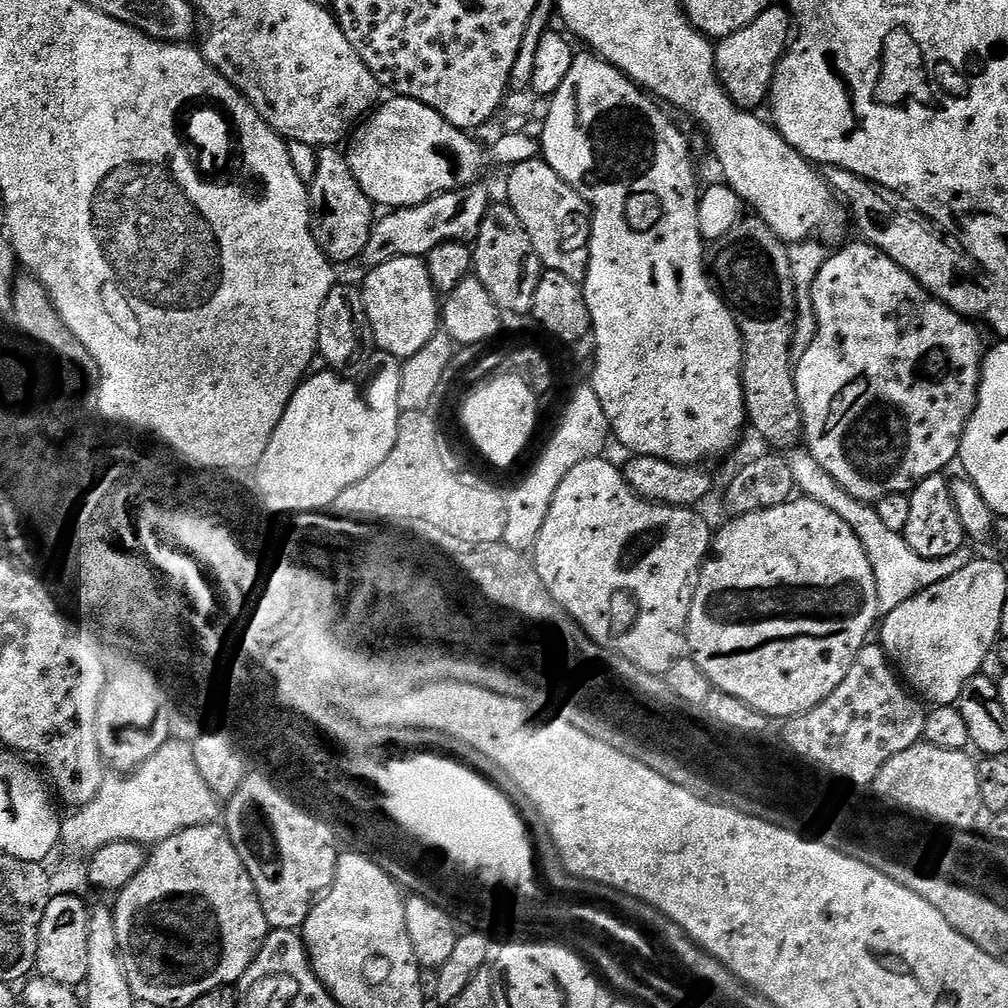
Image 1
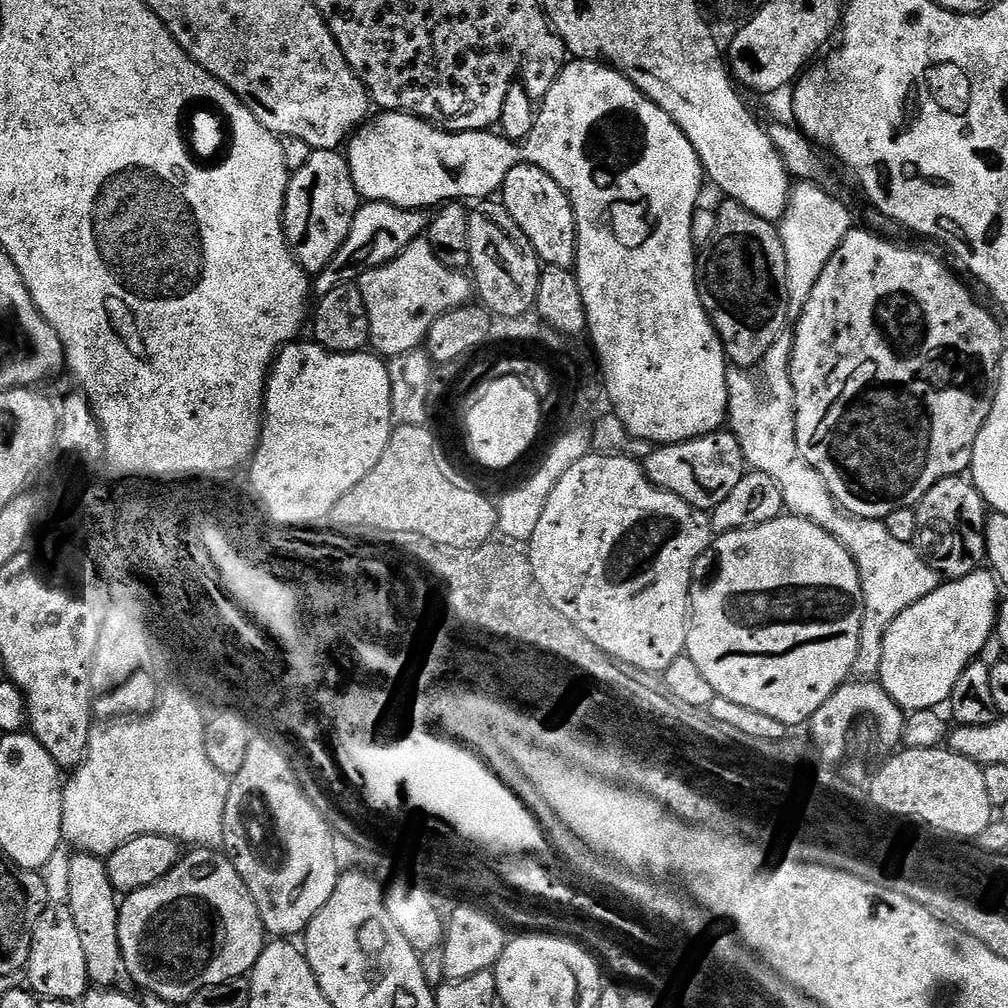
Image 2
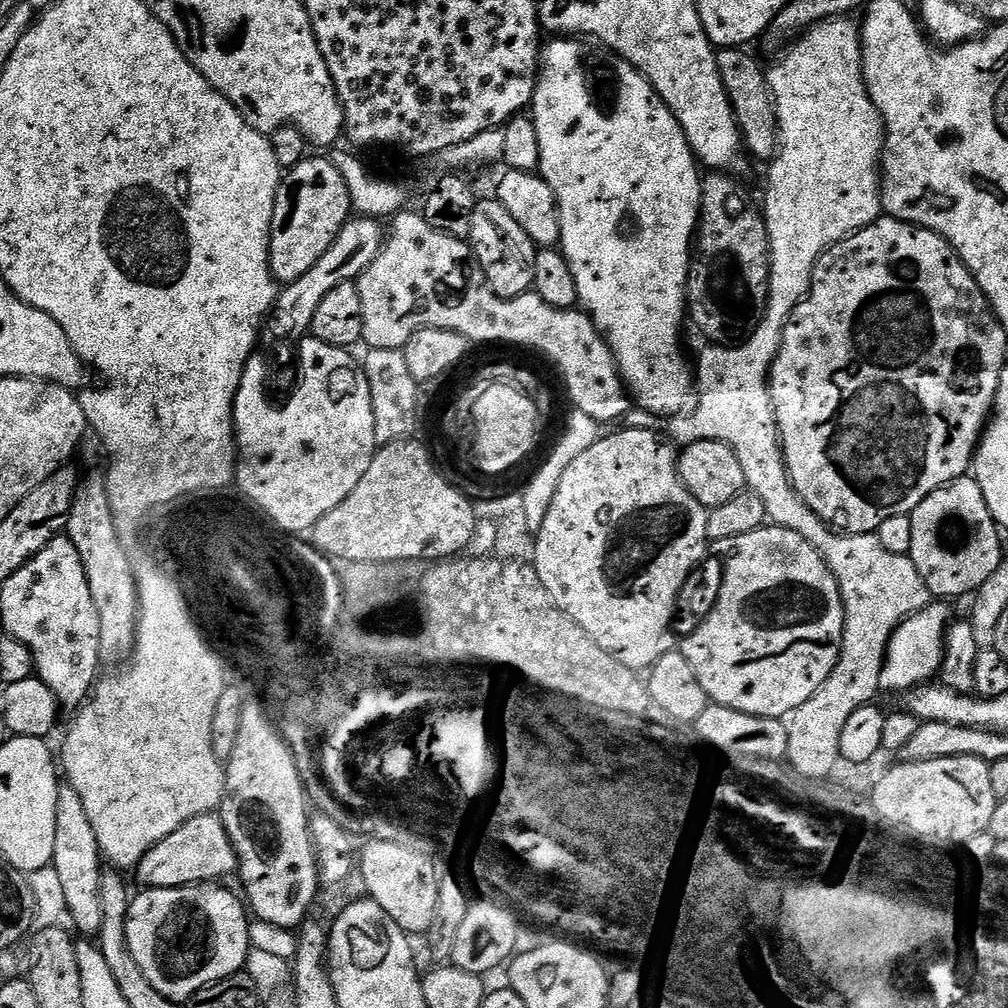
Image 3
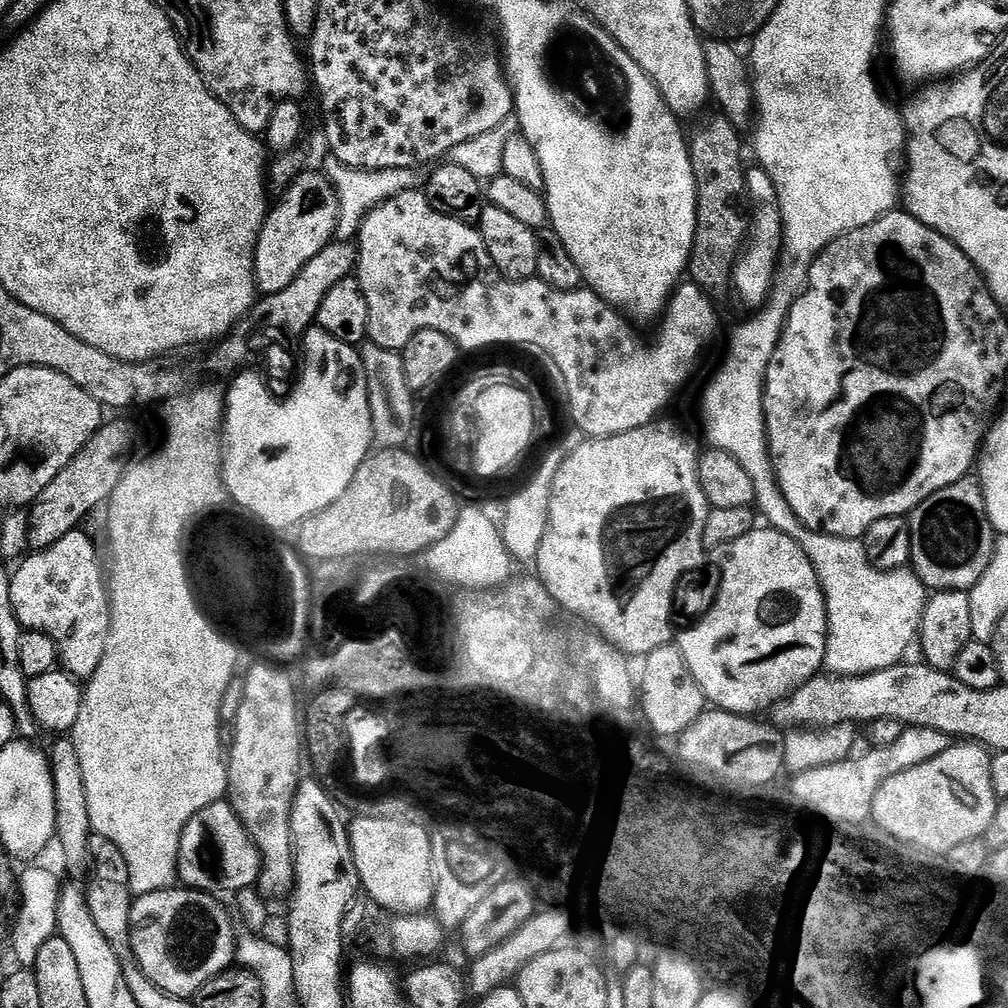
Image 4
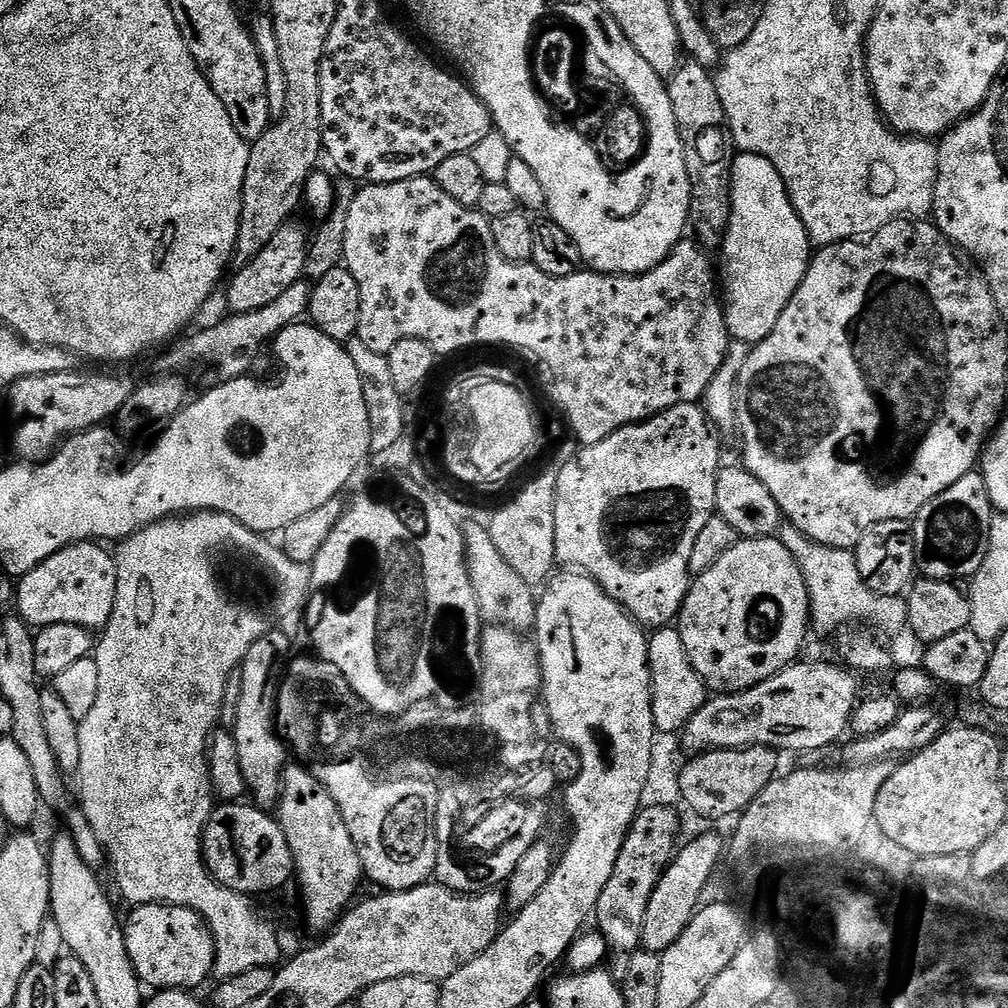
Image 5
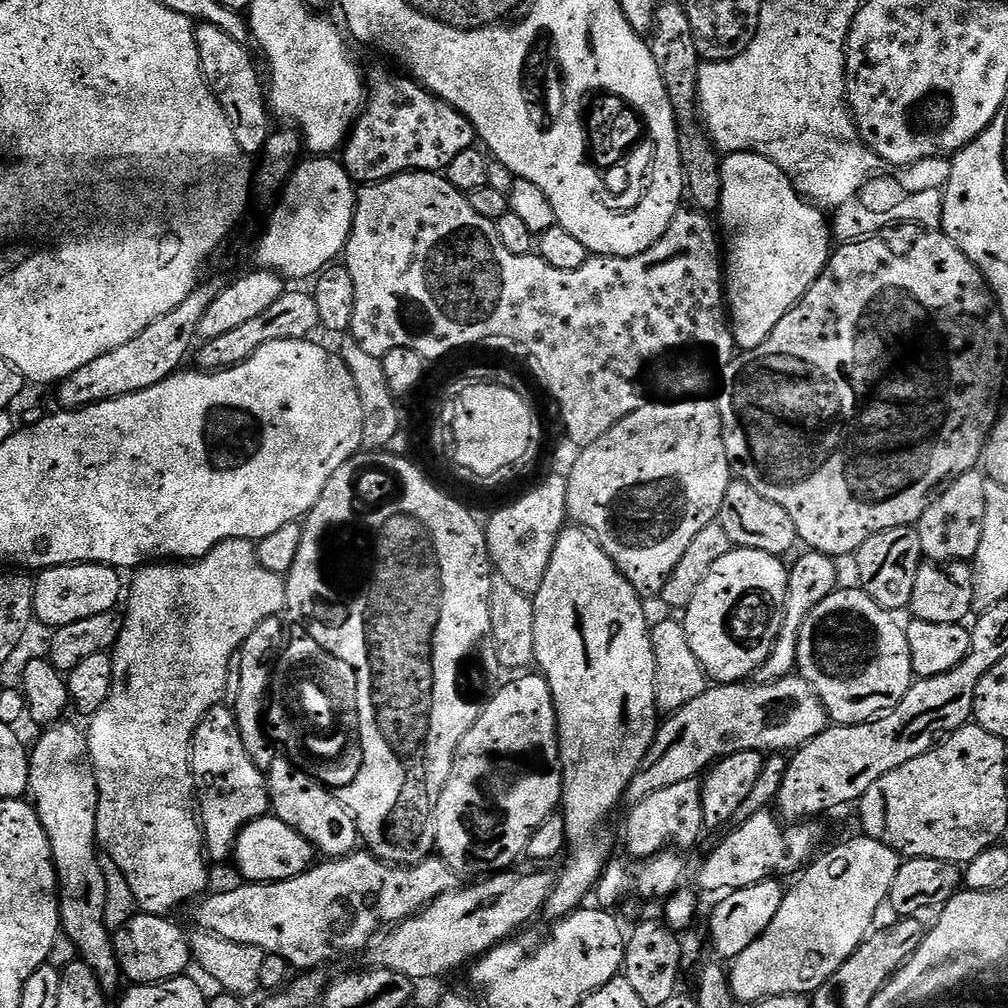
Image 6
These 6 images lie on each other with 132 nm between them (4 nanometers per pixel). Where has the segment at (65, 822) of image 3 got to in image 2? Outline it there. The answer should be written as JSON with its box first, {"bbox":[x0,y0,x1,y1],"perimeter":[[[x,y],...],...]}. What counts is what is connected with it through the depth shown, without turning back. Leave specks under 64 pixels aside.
{"bbox":[67,852,124,986],"perimeter":[[[80,852],[70,860],[70,888],[67,901],[70,914],[78,926],[78,935],[86,957],[86,974],[96,986],[112,986],[124,972],[122,946],[118,938],[120,921],[118,894],[108,877],[108,865],[101,857],[91,856],[89,852]]]}

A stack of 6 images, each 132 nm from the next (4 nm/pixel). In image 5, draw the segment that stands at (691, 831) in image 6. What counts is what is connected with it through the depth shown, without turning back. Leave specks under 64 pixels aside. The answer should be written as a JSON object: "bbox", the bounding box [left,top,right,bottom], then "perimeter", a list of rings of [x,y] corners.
{"bbox":[594,807,681,982],"perimeter":[[[675,807],[641,808],[628,827],[628,837],[624,839],[618,854],[614,874],[610,874],[610,882],[606,882],[606,890],[602,890],[602,898],[598,898],[596,903],[594,924],[596,920],[595,927],[608,943],[610,971],[617,981],[622,982],[626,978],[630,958],[641,947],[646,906],[650,906],[650,894],[654,894],[654,886],[658,886],[662,874],[678,851],[676,836],[679,834],[680,820],[681,813]]]}

